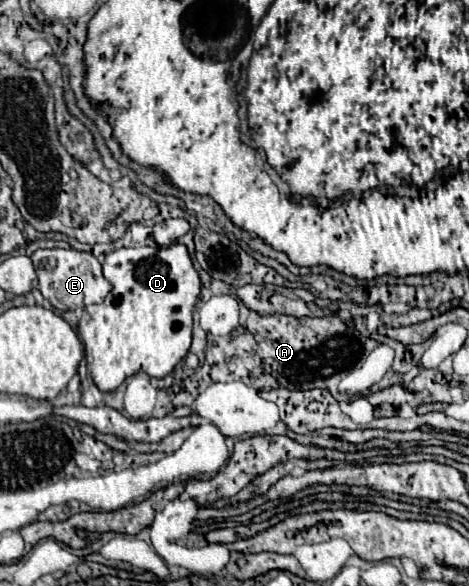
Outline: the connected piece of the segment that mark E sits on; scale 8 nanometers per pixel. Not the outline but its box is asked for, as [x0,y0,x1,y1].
[33,248,111,310]

